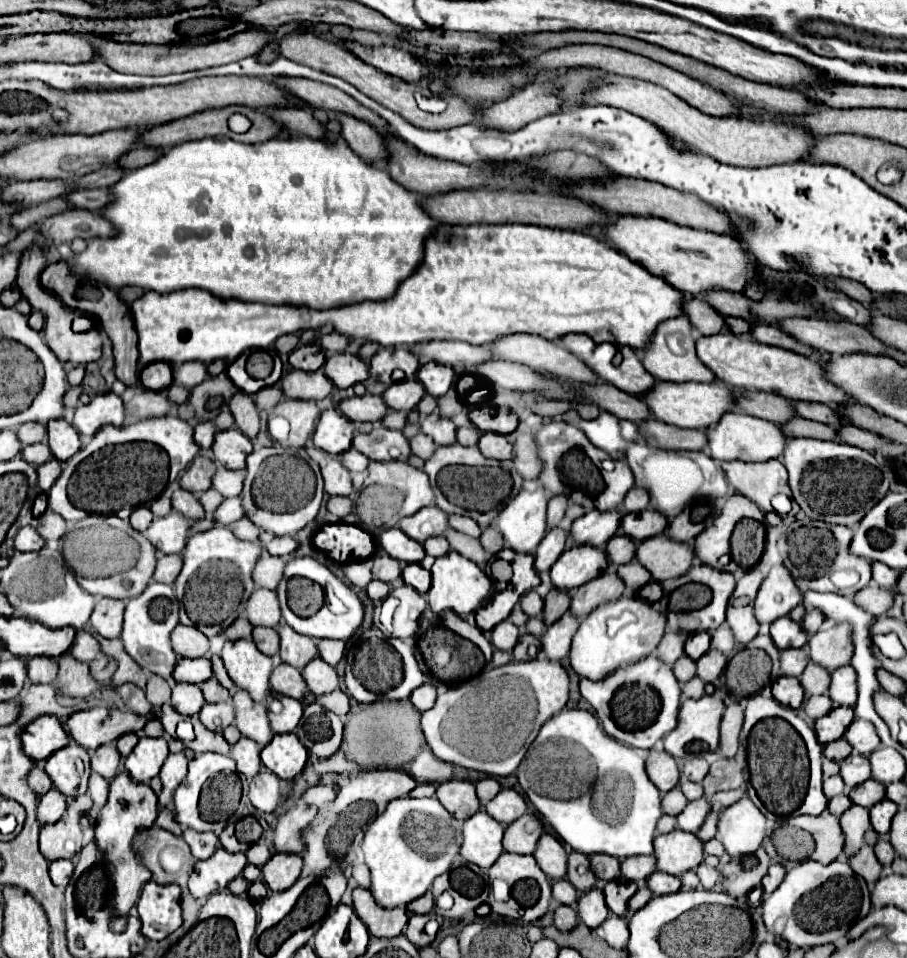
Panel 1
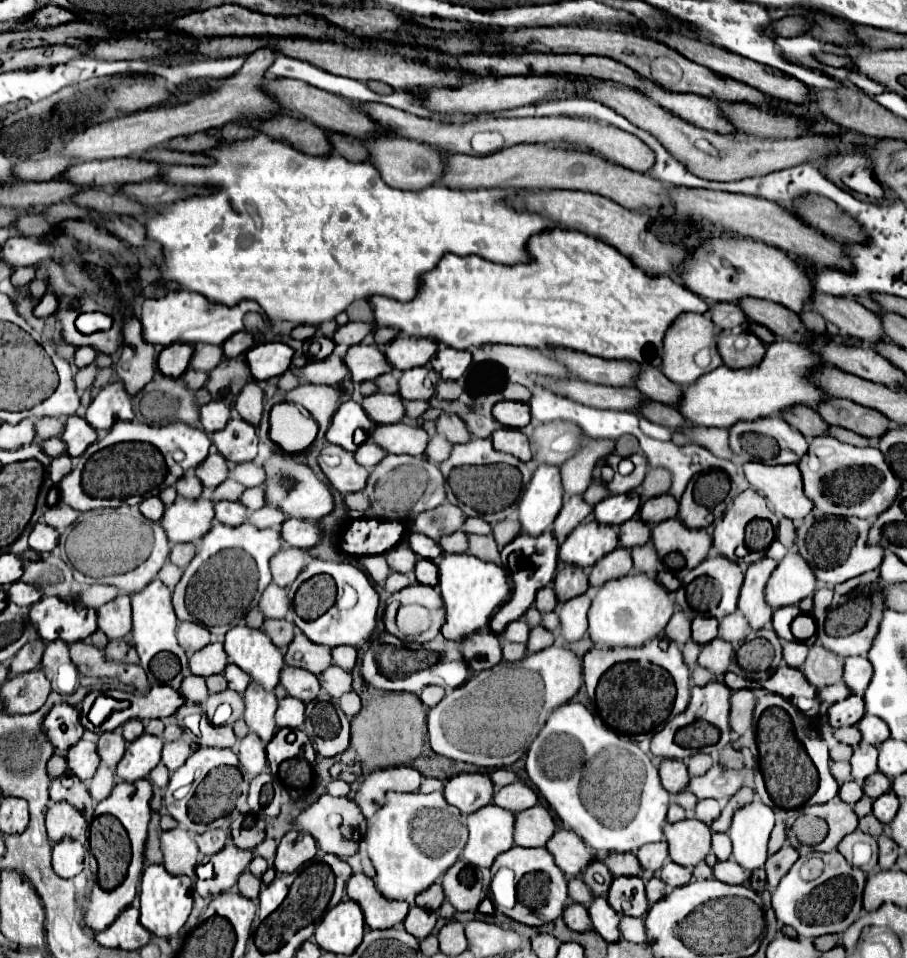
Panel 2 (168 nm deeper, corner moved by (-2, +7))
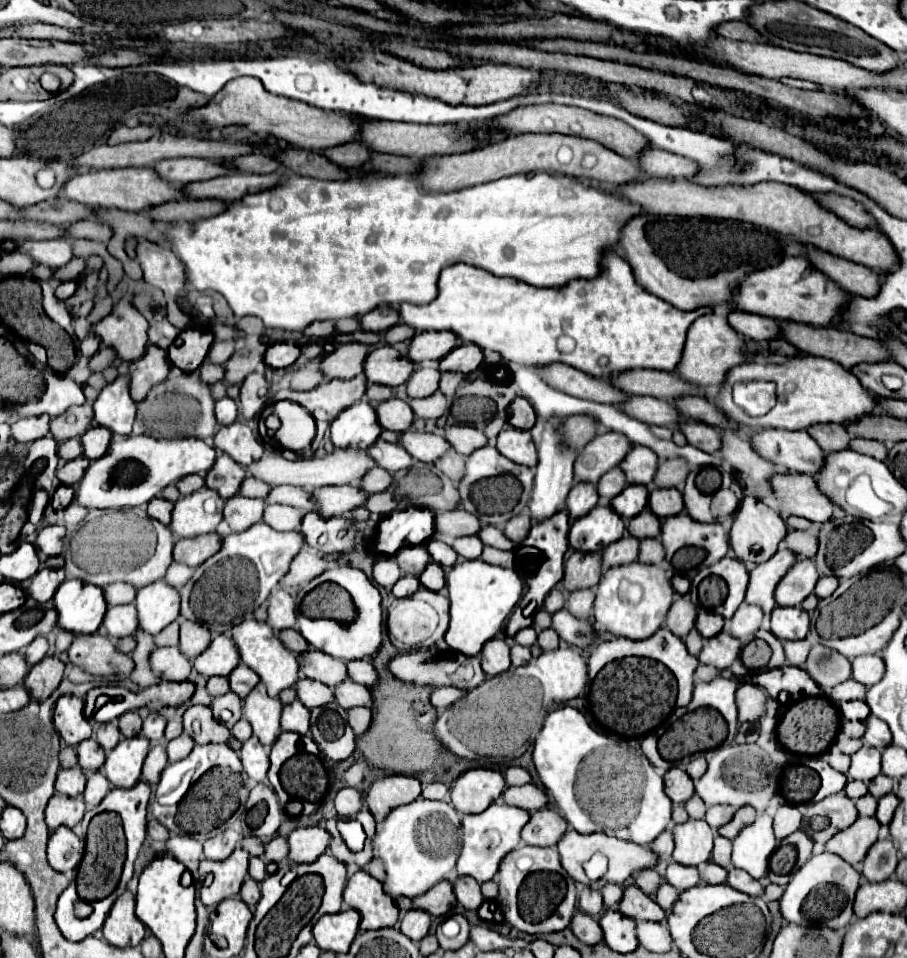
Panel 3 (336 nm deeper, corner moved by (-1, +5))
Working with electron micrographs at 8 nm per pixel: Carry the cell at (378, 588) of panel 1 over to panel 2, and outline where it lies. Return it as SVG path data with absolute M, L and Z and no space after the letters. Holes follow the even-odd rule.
M391 573L391 575L387 577L387 581L385 581L385 589L387 589L389 593L401 591L401 589L407 587L407 585L411 585L411 579L409 579L409 575L403 575L403 573Z

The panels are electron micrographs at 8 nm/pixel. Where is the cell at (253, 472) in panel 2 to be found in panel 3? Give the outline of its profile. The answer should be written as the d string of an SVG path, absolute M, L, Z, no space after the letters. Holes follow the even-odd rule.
M346 447L346 449L336 449L334 453L328 453L326 457L310 457L310 459L298 459L290 461L284 457L264 457L256 461L252 467L248 467L248 473L264 479L270 485L300 485L300 487L326 487L326 485L358 485L362 475L374 467L374 461L368 459L368 453L358 449L358 447Z

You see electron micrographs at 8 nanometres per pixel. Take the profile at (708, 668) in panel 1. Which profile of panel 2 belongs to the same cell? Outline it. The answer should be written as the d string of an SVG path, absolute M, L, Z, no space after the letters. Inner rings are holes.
M717 637L701 647L699 665L709 669L713 675L723 675L731 663L733 655L735 655L735 651L733 651L731 643Z

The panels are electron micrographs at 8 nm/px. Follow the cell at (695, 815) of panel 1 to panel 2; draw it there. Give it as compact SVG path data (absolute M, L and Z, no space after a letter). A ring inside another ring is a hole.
M703 799L695 805L695 819L711 825L713 819L717 819L721 813L721 805L715 799Z

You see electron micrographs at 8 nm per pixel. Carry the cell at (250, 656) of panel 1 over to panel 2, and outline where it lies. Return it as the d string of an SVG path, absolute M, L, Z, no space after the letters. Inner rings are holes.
M235 625L225 635L225 653L231 663L243 669L251 681L273 691L279 683L279 671L283 669L283 655L271 643L271 639L247 625Z

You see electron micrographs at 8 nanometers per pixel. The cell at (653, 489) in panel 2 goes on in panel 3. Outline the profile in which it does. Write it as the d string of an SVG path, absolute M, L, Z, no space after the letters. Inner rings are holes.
M668 459L658 465L654 485L656 487L676 487L688 477L688 473L690 469L688 469L686 459Z

